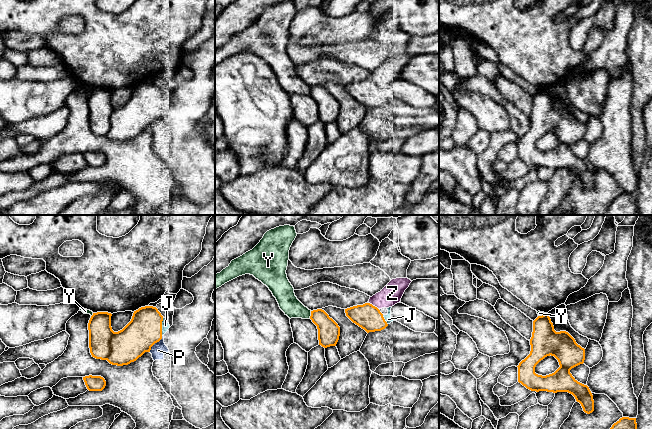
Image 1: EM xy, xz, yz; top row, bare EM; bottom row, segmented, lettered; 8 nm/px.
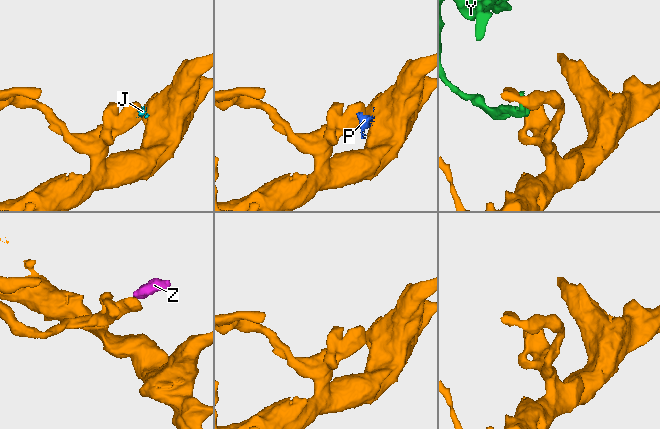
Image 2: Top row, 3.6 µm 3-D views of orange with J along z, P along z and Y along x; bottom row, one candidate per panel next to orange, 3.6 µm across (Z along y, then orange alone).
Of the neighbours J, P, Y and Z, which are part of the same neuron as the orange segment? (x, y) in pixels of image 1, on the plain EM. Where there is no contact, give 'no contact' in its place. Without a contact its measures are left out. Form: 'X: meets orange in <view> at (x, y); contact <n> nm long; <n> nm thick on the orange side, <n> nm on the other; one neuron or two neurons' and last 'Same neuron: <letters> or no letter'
J: meets orange in xy at (161, 102); contact 150 nm long; 280 nm thick on the orange side, 60 nm on the other; two neurons
P: meets orange in xy at (155, 118); contact 170 nm long; 280 nm thick on the orange side, 120 nm on the other; two neurons
Y: meets orange in xz at (311, 91); contact 70 nm long; 180 nm thick on the orange side, 160 nm on the other; two neurons
Z: meets orange in xz at (374, 82); contact 100 nm long; 200 nm thick on the orange side, 170 nm on the other; two neurons
Same neuron: no letter

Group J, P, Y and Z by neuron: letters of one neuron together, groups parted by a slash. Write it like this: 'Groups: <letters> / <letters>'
Groups: J P Z / Y

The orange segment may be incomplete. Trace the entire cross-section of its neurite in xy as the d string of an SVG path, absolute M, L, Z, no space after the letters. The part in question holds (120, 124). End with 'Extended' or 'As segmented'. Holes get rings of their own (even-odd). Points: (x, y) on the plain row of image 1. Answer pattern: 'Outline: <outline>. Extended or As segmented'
Outline: M145 82L134 87L131 97L120 107L114 108L111 103L111 89L97 88L93 89L88 99L89 106L89 124L92 133L101 136L107 136L112 141L123 142L136 137L145 128L150 128L151 123L162 115L162 97L163 92L156 83Z. As segmented

